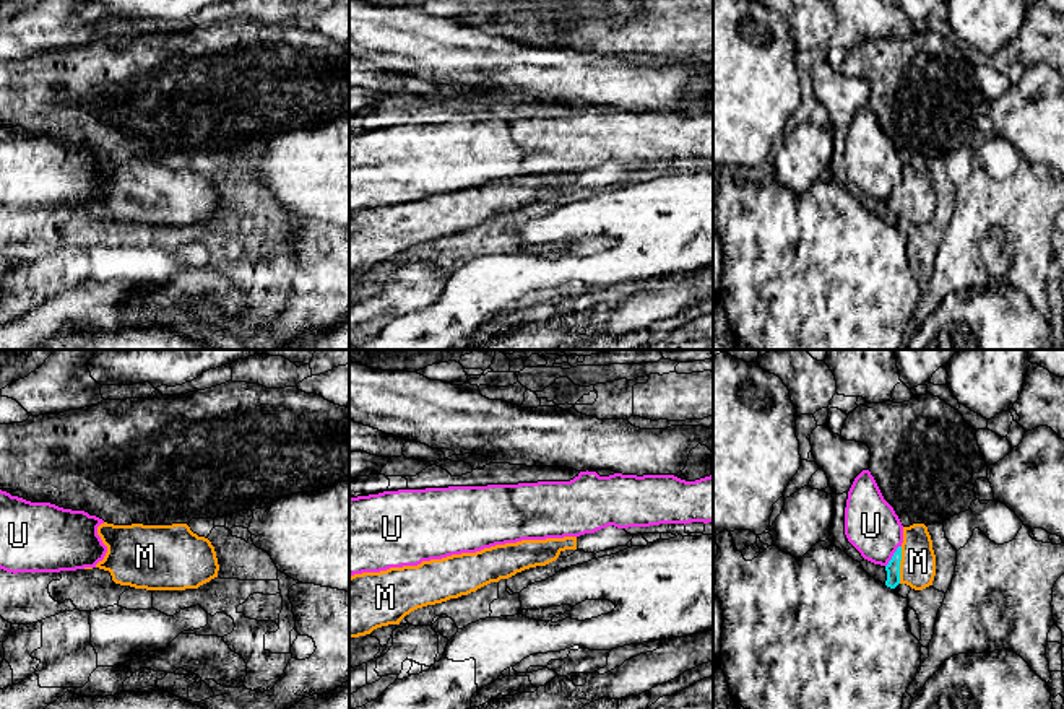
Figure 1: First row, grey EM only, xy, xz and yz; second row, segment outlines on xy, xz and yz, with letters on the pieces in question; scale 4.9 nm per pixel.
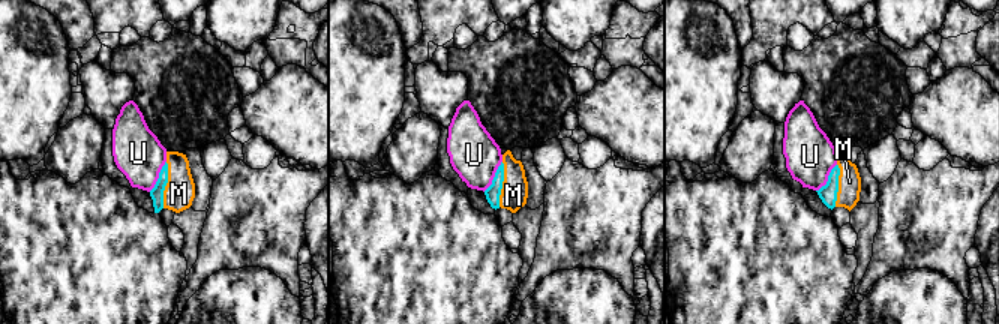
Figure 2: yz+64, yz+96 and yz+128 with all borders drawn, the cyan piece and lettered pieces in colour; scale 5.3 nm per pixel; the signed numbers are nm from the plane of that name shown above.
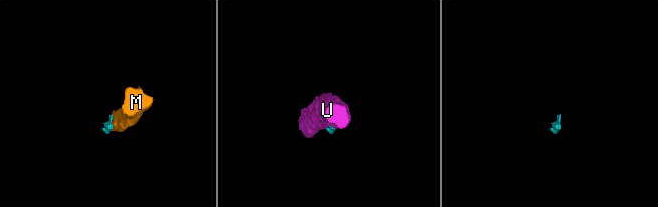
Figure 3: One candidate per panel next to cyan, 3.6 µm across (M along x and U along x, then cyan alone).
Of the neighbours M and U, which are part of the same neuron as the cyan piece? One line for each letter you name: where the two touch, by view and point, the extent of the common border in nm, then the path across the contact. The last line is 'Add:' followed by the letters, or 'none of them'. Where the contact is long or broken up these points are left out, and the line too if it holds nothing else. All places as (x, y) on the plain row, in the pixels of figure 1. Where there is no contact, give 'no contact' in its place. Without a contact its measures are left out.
M: yz (899, 200) | 180 nm
Add: M

